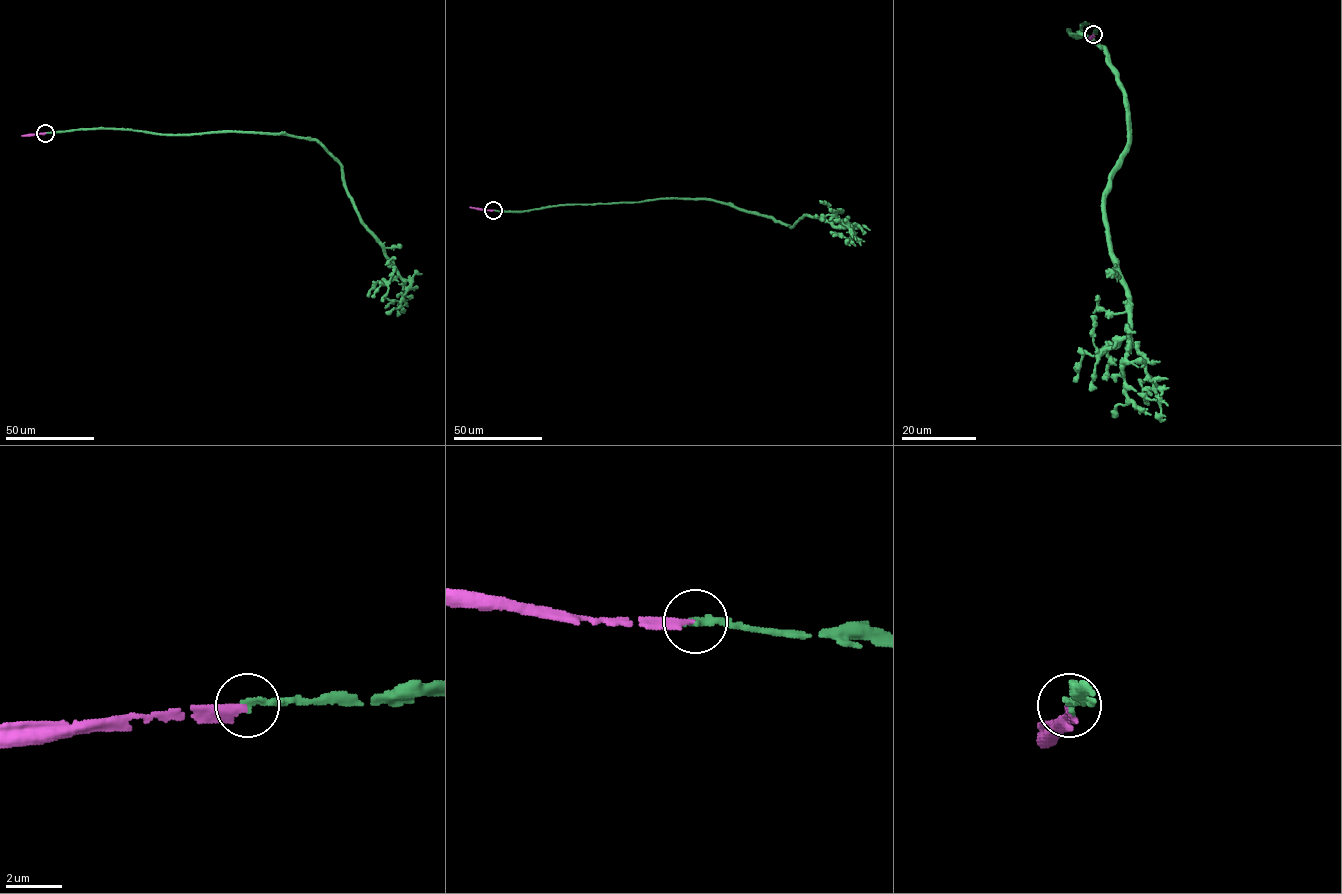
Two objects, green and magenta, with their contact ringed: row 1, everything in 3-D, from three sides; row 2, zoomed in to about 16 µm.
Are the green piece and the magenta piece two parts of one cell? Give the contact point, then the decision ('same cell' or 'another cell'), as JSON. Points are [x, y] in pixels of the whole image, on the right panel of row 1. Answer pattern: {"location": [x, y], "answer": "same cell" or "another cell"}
{"location": [1093, 34], "answer": "same cell"}

